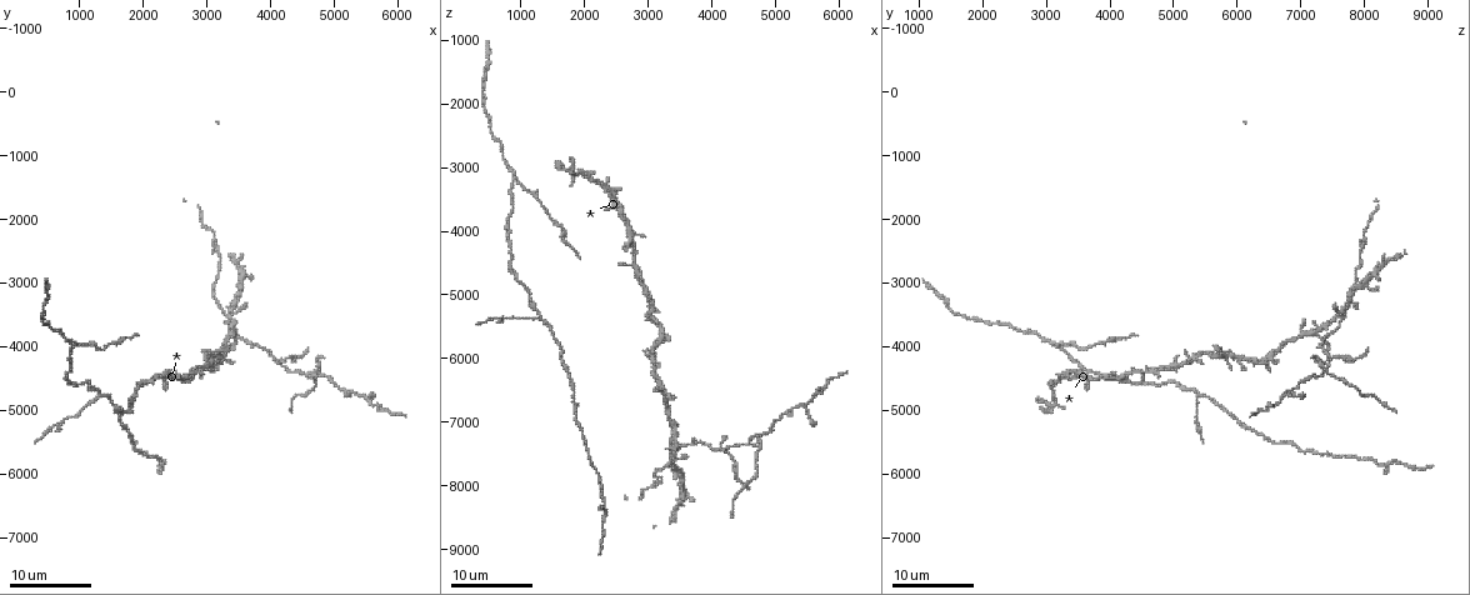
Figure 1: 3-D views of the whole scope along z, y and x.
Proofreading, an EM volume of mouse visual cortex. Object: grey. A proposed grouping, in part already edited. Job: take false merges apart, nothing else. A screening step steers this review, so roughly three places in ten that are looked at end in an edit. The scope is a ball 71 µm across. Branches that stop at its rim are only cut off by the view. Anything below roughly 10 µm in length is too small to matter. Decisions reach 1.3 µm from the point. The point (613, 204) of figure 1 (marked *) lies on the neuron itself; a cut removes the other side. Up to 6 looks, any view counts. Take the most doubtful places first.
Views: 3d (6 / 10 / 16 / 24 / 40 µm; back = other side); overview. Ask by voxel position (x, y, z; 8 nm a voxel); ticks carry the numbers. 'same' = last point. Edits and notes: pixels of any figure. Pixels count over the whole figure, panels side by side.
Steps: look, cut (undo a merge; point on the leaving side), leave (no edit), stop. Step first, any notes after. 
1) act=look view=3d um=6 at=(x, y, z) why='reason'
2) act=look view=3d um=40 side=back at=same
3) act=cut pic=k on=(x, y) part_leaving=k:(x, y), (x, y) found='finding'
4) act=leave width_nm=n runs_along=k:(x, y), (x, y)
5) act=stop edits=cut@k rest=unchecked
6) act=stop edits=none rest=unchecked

act=look view=3d um=16 at=(3300, 3500, 7650) why='looks like a crossing'

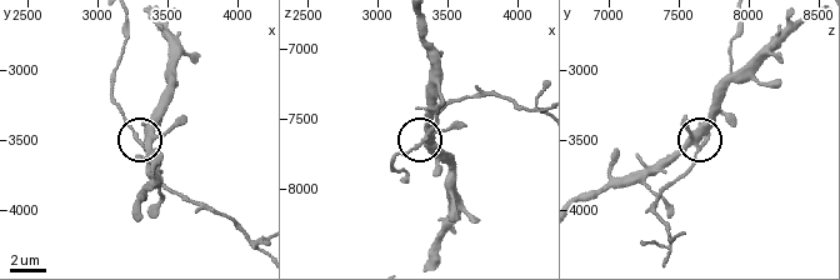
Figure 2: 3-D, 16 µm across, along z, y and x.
act=look view=3d um=10 at=(3320, 3500, 7700)

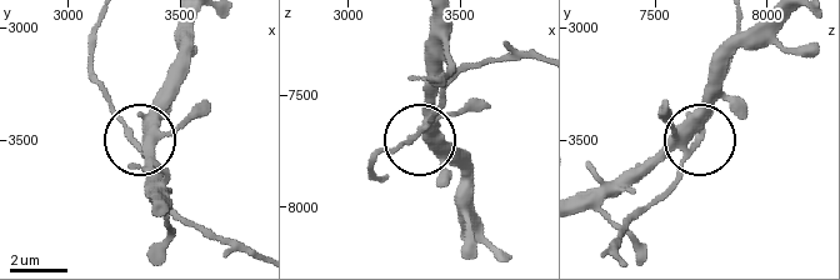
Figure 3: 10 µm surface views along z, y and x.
act=cut pic=3 on=(120, 118) part_leaving=3:(686, 150), (671, 184), (624, 224), (614, 241), (621, 255) found='two neurons meet here'

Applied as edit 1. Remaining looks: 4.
act=look view=3d um=16 at=(2800, 4400, 4500) why='branch point'

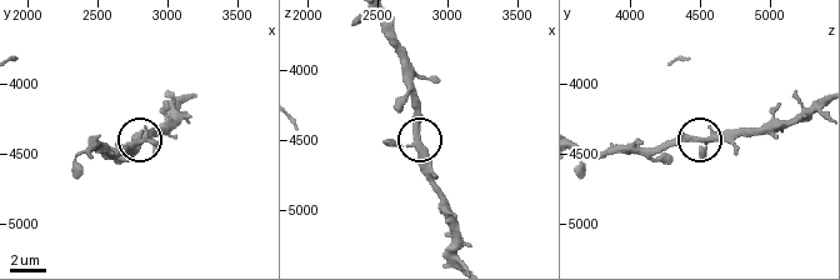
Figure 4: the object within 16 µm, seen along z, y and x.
act=look view=3d um=6 at=(2760, 4400, 4520)

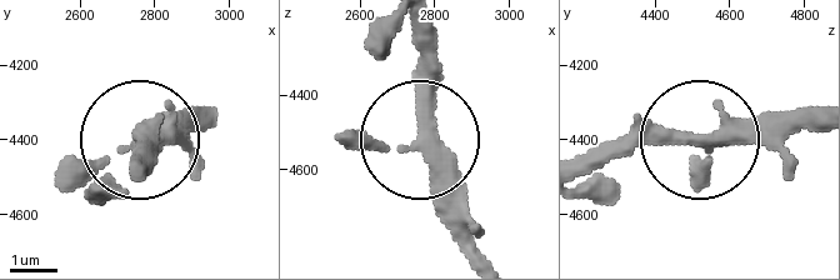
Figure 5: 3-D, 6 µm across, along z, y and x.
act=leave arms=3 runs_along=5:(586, 160), (645, 140), (813, 129) found='one neuron here'

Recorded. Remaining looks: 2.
act=look view=3d um=24 at=(900, 4000, 3200) why='two arms in line, one across'

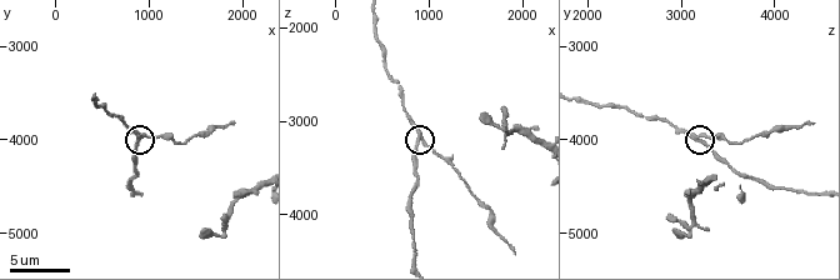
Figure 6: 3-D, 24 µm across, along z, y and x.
act=look view=3d um=6 at=(900, 4000, 3200)

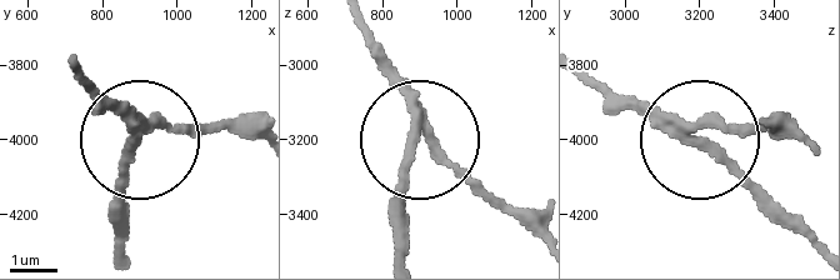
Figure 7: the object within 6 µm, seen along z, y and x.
act=cut pic=7 on=(188, 131) arms=3 part_leaving=7:(423, 116), (530, 233) found='a second neuron is stuck on'

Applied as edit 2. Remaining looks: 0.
act=stop edits=cut@3,cut@7 rest=unchecked

